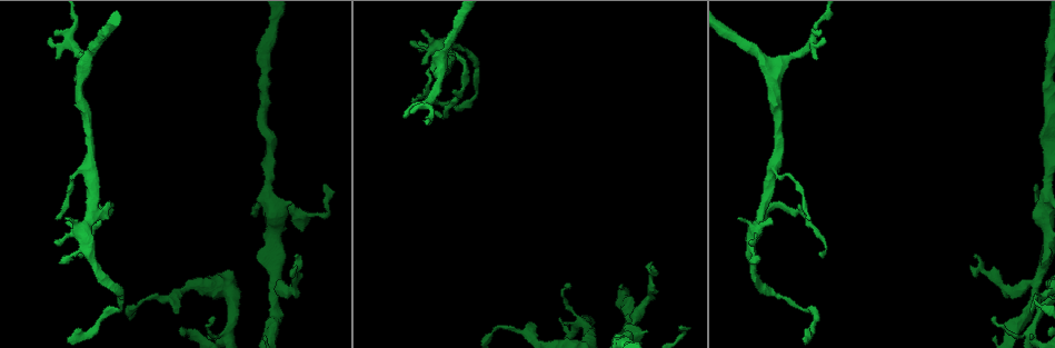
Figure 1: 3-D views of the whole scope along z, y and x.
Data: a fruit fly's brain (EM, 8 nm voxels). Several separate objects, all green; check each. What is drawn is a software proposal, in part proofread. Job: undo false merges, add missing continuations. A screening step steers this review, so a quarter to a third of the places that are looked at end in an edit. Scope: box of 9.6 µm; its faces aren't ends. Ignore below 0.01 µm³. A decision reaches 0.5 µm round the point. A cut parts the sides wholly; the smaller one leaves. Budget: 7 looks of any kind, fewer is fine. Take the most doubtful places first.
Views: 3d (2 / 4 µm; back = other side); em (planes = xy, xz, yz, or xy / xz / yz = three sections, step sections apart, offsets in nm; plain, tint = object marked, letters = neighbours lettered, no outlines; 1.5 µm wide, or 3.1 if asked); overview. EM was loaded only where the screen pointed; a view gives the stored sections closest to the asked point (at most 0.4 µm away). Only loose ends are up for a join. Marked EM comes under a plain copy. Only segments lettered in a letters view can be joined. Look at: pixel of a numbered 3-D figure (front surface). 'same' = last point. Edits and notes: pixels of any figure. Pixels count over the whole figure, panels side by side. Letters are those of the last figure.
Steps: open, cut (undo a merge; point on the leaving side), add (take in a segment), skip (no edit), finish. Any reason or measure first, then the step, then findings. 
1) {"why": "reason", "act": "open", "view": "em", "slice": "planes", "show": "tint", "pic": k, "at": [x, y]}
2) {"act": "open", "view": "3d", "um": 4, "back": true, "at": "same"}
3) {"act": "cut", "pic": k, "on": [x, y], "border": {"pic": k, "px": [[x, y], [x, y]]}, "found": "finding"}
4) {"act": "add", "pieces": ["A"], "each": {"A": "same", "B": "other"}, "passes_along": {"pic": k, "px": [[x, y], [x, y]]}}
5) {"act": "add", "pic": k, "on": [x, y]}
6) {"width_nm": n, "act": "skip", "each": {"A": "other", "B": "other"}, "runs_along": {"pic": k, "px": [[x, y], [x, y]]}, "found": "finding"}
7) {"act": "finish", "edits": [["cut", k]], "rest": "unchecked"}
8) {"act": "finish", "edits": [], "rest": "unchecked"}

{"why": "thin end", "act": "open", "view": "em", "slice": "xz", "step": 4, "show": "letters", "pic": 1, "at": [654, 266]}

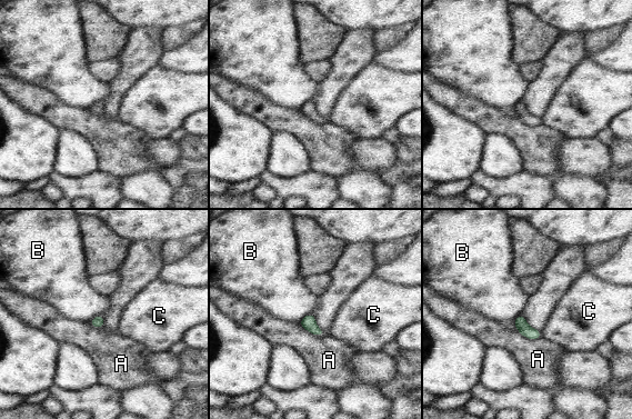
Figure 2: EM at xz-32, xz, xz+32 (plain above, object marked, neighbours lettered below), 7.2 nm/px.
{"width_nm": 90, "longest_contact_nm": ["A", 220], "act": "skip", "each": {"A": "other", "B": "other", "C": "other"}, "found": "none of them fits"}

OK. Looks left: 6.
{"why": "two arms in line, one across", "act": "open", "view": "em", "slice": "yz", "step": 8, "show": "tint", "pic": 1, "at": [635, 324]}

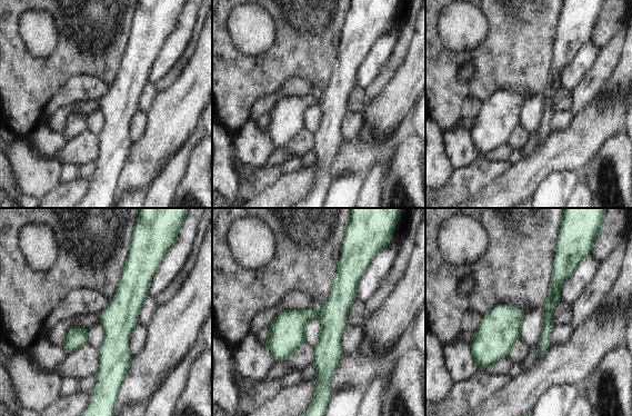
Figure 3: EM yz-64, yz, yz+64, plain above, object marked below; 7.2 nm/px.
{"act": "open", "view": "em", "slice": "yz", "step": 8, "show": "letters", "at": "same"}

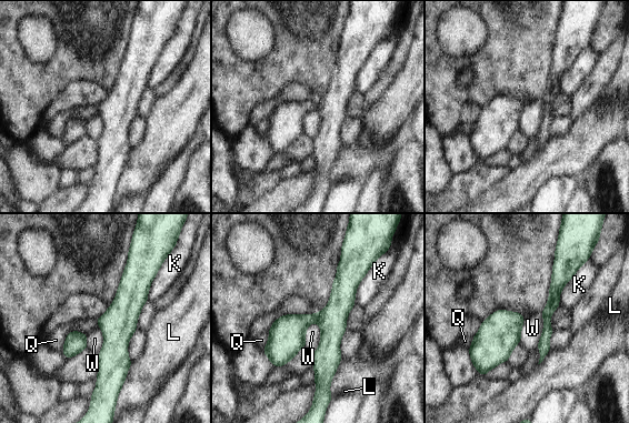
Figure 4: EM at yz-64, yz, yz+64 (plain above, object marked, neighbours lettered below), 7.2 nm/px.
{"width_nm": 170, "act": "skip", "each": {"K": "other", "L": "other", "Q": "other", "W": "other"}, "border": {"pic": 4, "px": [[312, 321], [320, 329], [313, 353]]}, "found": "continuous, no second neuron"}

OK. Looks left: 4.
{"why": "sharp bend", "act": "open", "view": "em", "slice": "planes", "show": "letters", "pic": 1, "at": [226, 336]}

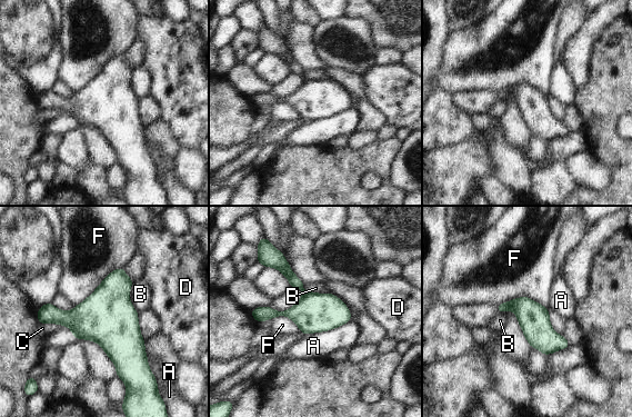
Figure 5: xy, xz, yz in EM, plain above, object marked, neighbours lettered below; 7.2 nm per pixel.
{"longest_contact_nm": ["F", 380], "act": "skip", "each": {"A": "other", "B": "other", "C": "other", "D": "other", "F": "other"}, "found": "all the same neuron"}

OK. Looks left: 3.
{"act": "finish", "edits": [], "rest": "unchecked"}

